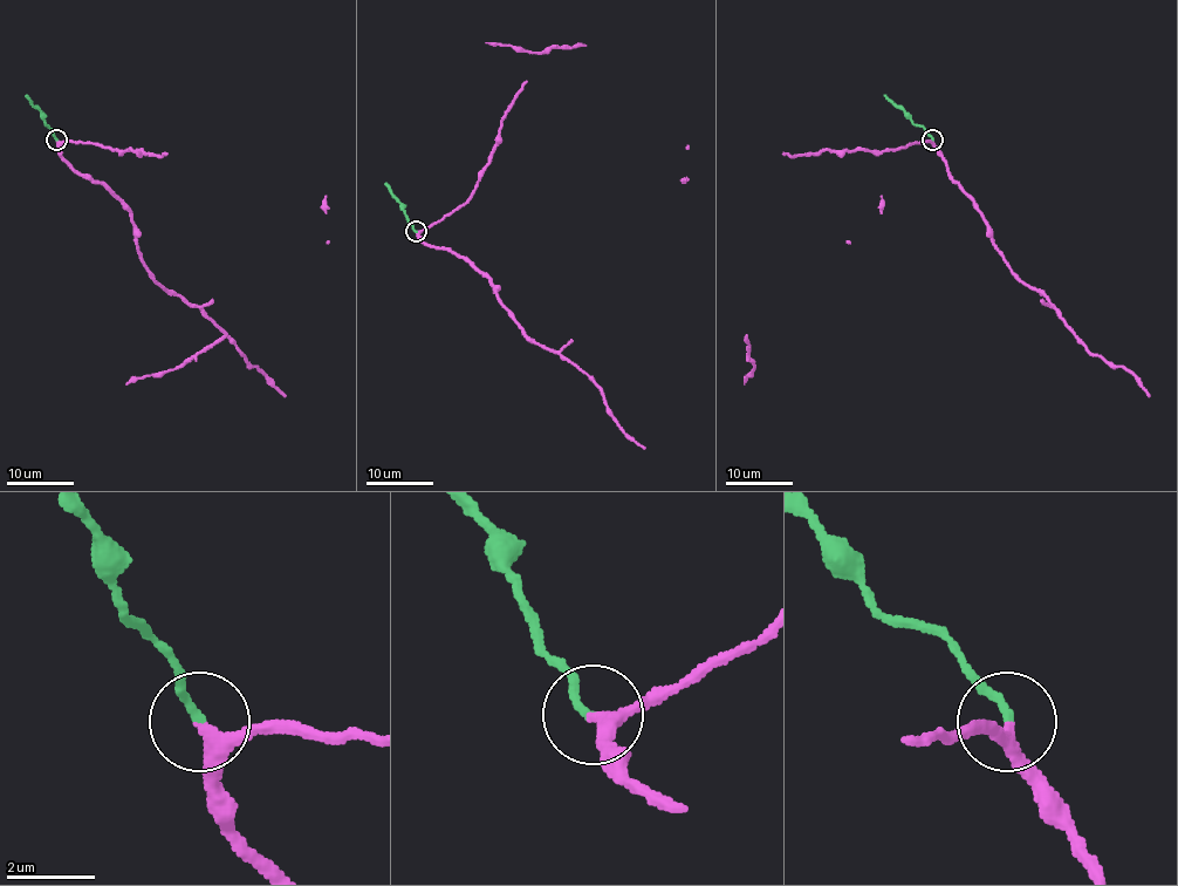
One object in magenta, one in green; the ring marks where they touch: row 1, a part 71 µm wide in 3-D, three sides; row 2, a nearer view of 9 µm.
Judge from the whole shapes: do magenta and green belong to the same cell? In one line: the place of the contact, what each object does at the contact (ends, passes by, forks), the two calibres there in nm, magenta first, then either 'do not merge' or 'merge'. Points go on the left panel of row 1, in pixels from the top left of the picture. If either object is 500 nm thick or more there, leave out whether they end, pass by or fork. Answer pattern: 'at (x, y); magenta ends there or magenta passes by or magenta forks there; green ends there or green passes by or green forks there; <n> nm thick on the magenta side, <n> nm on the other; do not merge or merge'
at (56, 140); magenta passes by; green ends there; 240 nm thick on the magenta side, 190 nm on the other; merge

